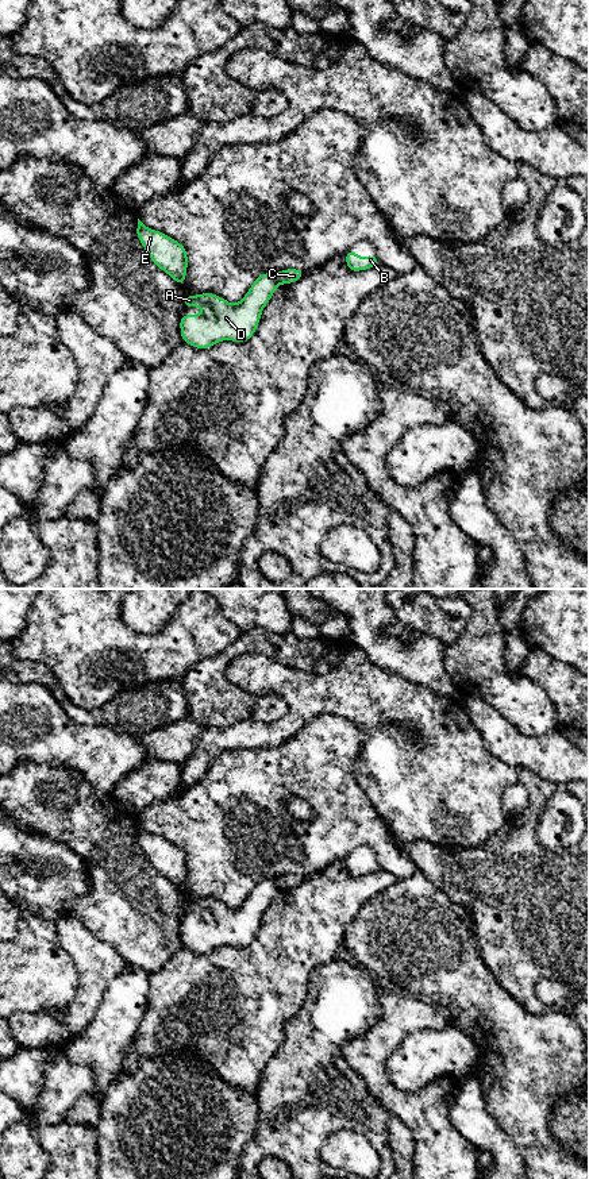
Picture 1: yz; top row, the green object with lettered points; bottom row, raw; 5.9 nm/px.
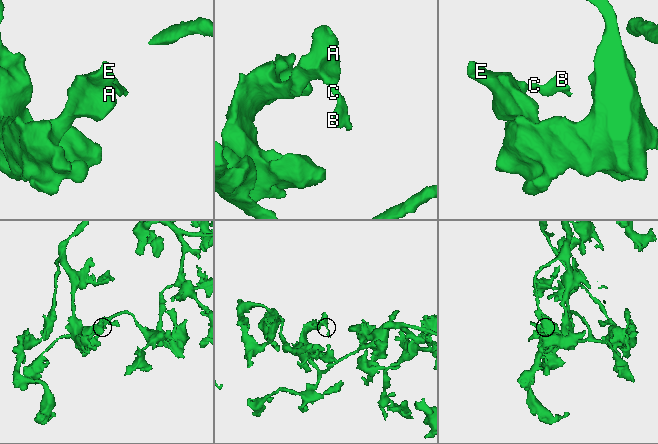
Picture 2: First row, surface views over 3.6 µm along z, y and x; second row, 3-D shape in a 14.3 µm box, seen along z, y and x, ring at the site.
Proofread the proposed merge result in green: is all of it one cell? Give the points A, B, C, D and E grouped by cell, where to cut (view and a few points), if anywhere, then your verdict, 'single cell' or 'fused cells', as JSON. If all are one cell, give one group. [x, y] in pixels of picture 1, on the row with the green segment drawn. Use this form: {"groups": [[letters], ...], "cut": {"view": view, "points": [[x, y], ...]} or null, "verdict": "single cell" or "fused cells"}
{"groups": [["A", "D", "E"], ["B", "C"]], "cut": {"view": "yz", "points": [[274, 274], [277, 284]]}, "verdict": "fused cells"}

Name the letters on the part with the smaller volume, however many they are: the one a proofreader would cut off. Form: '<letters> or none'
B, C

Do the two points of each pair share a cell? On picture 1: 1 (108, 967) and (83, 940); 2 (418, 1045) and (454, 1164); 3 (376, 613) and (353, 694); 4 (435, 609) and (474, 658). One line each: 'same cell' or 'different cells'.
1: same cell
2: different cells
3: different cells
4: different cells

